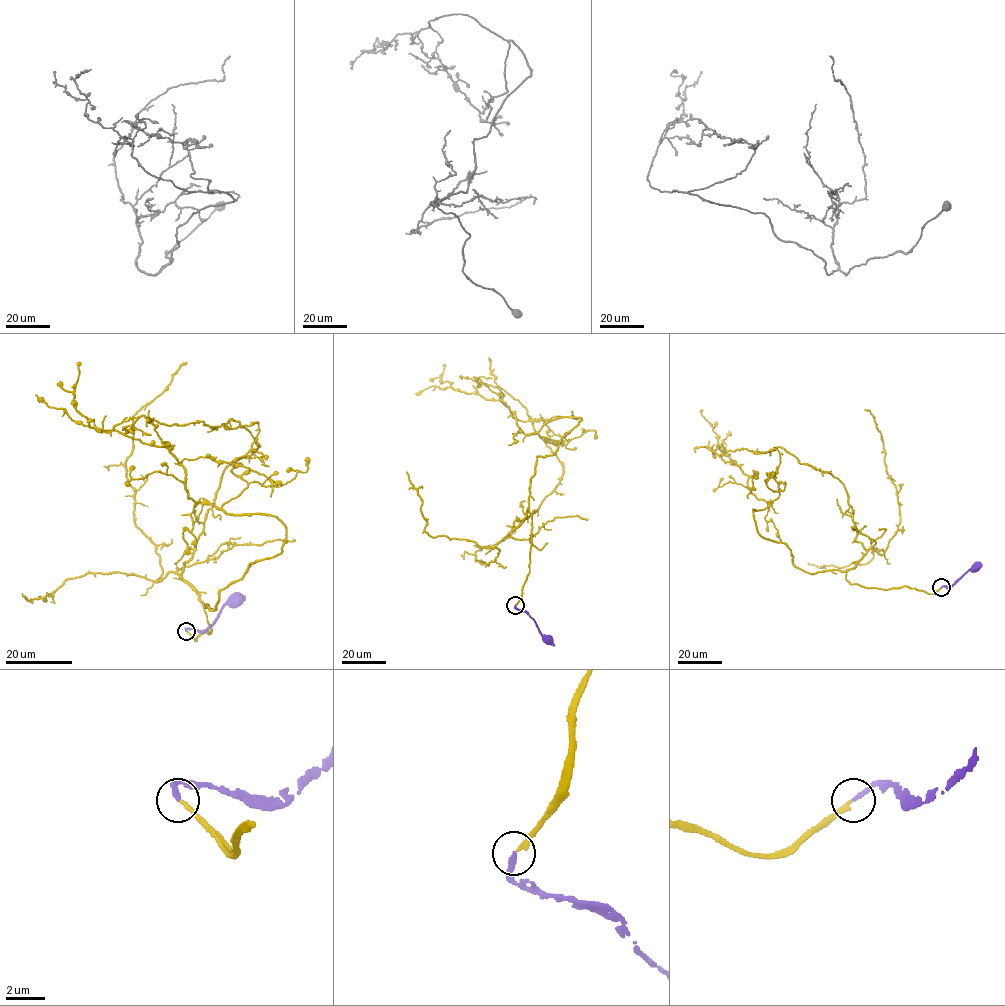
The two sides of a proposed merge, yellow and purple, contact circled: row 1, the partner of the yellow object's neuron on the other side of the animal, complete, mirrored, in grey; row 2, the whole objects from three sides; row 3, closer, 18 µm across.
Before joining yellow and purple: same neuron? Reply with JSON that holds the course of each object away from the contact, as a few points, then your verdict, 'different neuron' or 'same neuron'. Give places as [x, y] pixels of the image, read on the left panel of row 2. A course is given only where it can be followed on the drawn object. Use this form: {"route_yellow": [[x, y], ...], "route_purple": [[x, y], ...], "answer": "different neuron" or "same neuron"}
{"route_yellow": [[187, 631], [209, 633], [207, 604], [285, 526], [189, 499], [165, 447], [90, 426], [80, 362]], "route_purple": [[186, 631], [187, 628], [205, 631], [218, 618], [221, 608], [225, 604], [234, 604], [235, 600]], "answer": "same neuron"}

